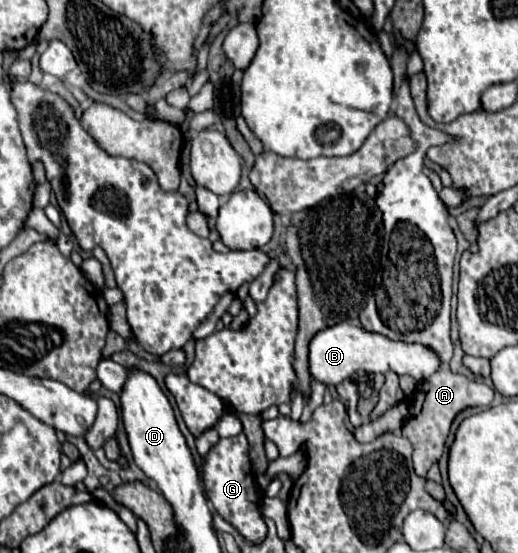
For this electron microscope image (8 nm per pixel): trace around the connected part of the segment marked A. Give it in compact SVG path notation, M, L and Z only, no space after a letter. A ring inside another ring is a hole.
M442 367L440 371L436 371L428 381L422 383L422 387L418 385L418 391L424 395L422 405L414 407L414 411L410 411L408 421L402 427L404 437L408 437L414 445L414 471L420 477L426 477L426 471L430 469L432 463L438 461L438 457L444 451L446 445L446 437L450 433L450 425L454 421L454 417L470 405L490 405L492 403L492 389L484 383L476 383L476 381L468 381L464 375L452 373L448 367Z

